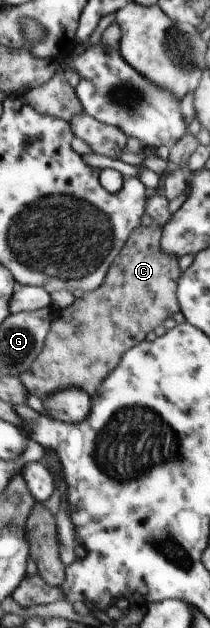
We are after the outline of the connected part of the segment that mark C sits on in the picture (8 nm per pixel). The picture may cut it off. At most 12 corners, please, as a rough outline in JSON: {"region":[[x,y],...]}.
{"region":[[137,226],[106,282],[60,309],[17,374],[91,398],[120,356],[179,311],[176,257]]}

